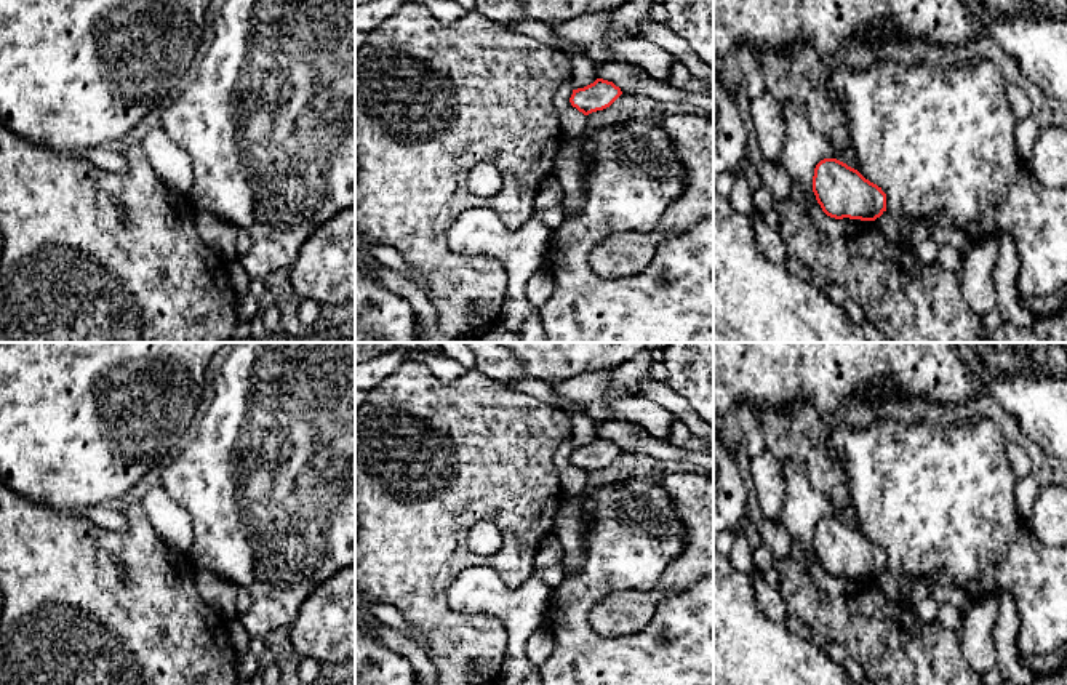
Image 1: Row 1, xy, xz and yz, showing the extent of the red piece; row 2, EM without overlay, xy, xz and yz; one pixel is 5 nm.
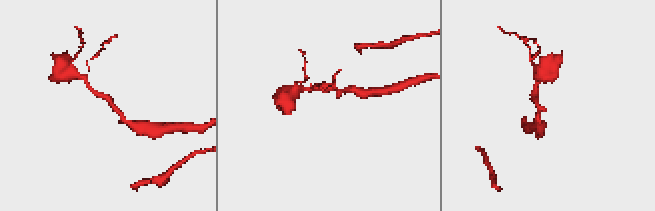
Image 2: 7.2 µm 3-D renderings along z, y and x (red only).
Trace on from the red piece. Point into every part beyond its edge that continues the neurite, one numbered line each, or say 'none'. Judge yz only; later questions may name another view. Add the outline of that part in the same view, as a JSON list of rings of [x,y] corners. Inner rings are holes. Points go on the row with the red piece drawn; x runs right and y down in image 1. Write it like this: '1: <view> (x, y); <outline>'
none

